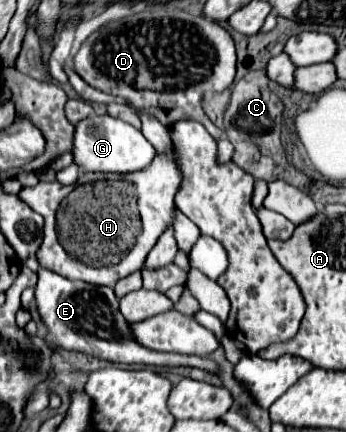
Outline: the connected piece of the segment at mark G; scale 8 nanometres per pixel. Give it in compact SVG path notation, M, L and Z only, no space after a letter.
M90 115L76 125L74 131L74 163L82 171L90 173L134 173L138 169L146 169L154 159L154 147L146 141L146 137L134 129L132 125L114 119L110 115Z

